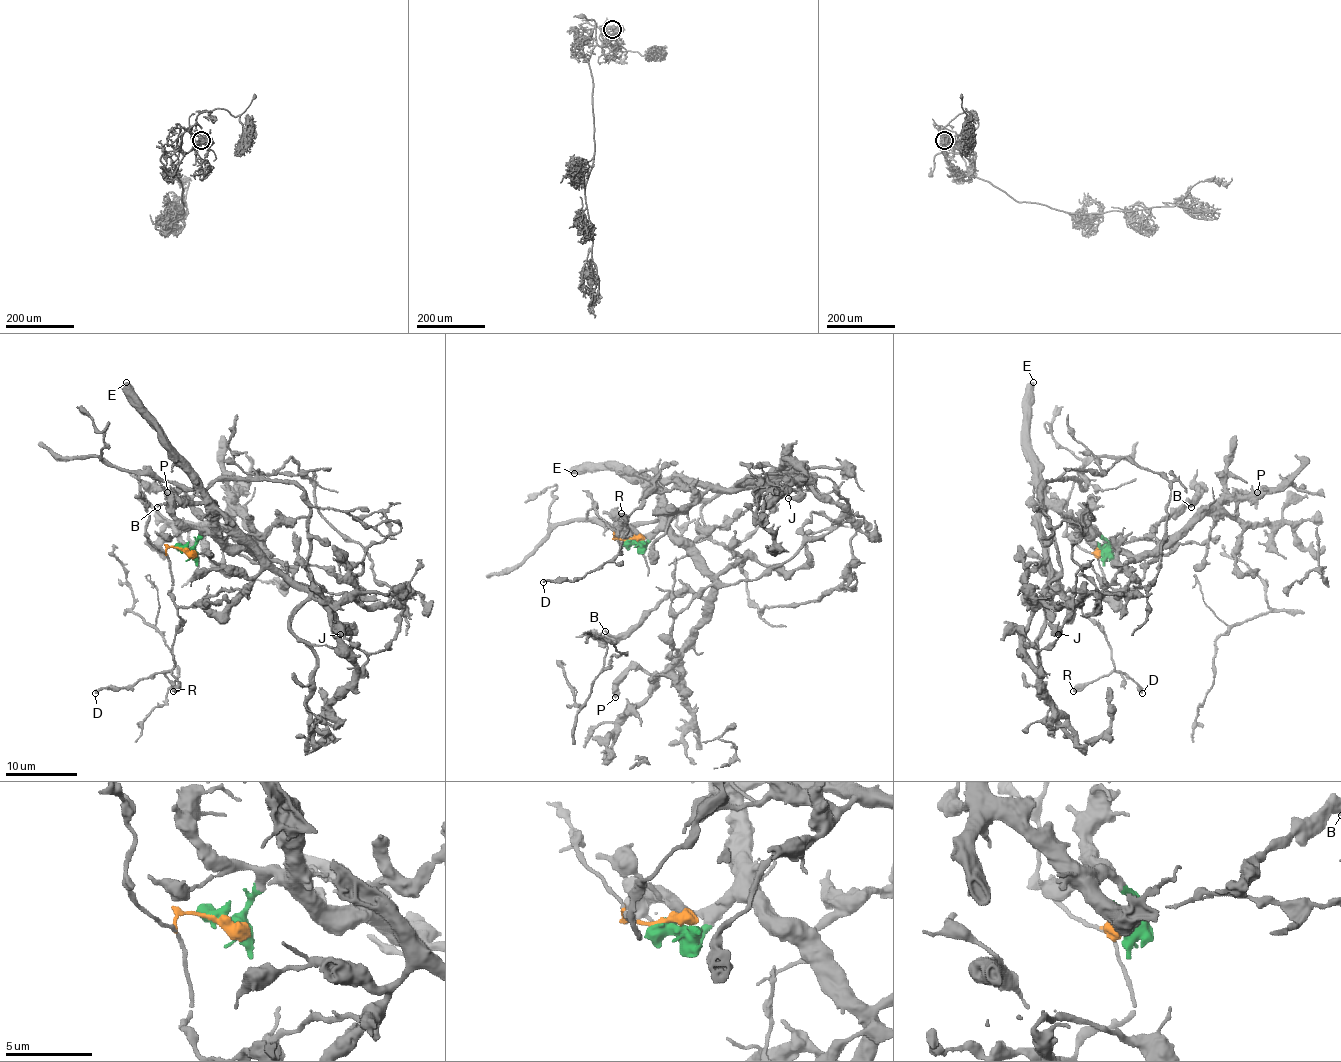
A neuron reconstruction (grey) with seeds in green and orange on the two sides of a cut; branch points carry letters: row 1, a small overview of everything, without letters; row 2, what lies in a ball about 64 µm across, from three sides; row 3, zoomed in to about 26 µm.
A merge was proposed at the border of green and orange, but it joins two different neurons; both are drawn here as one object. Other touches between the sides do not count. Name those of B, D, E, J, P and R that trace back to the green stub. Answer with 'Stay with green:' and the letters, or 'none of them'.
Stay with green: B, E, J, P

